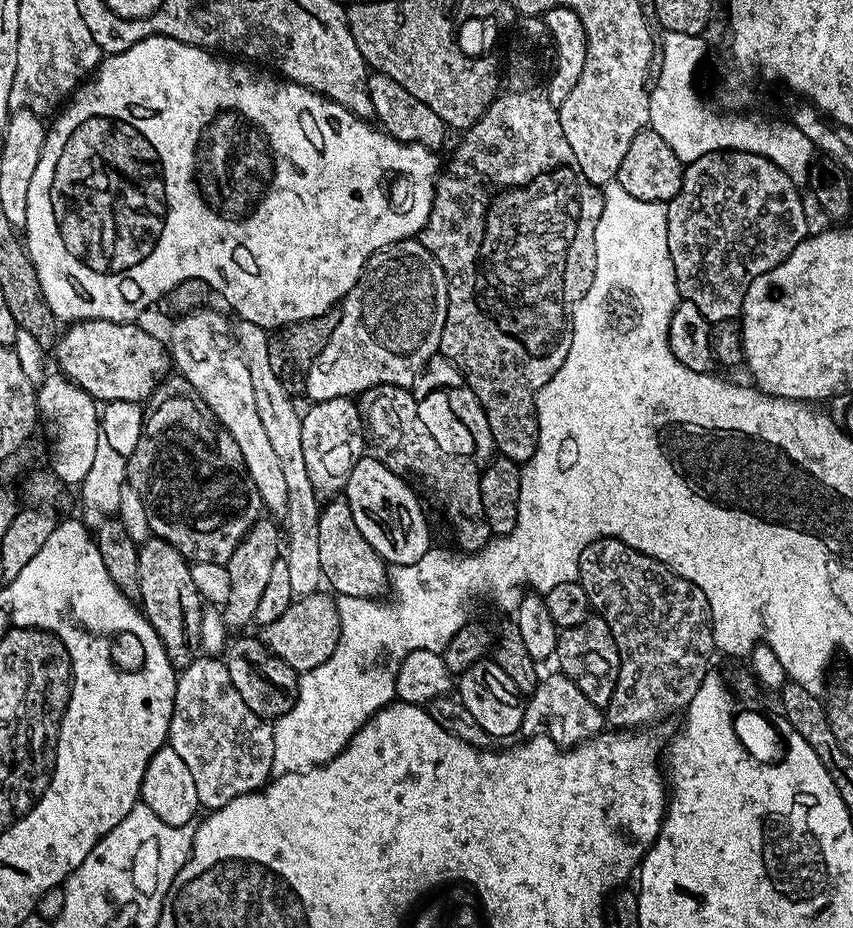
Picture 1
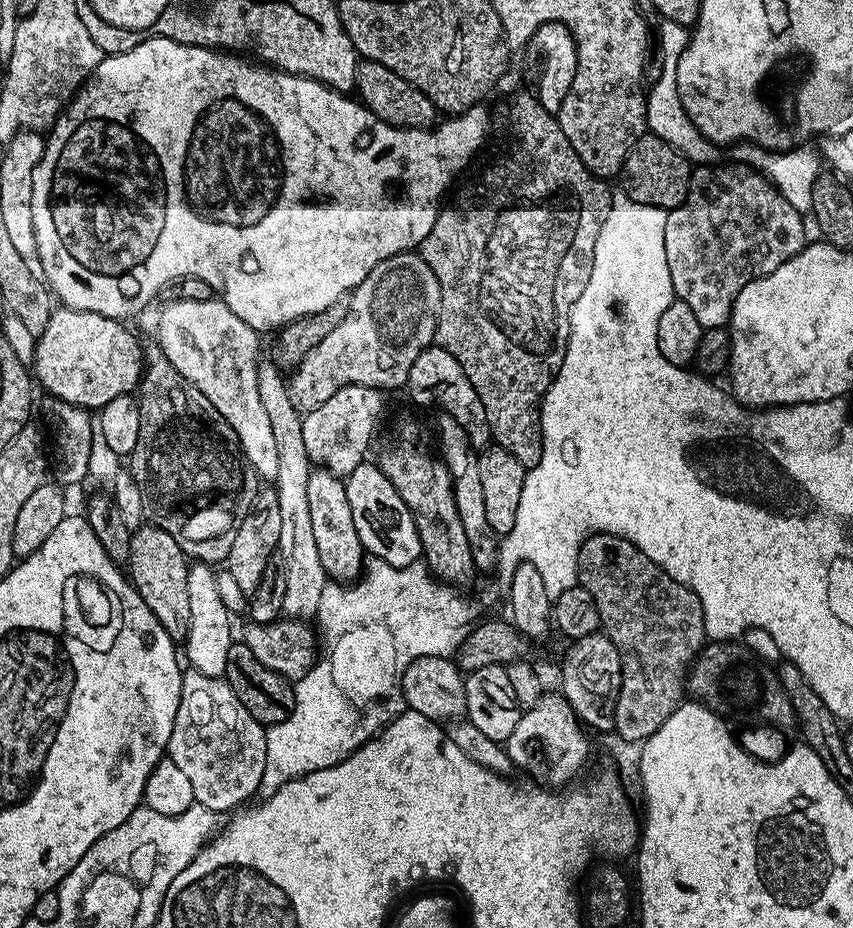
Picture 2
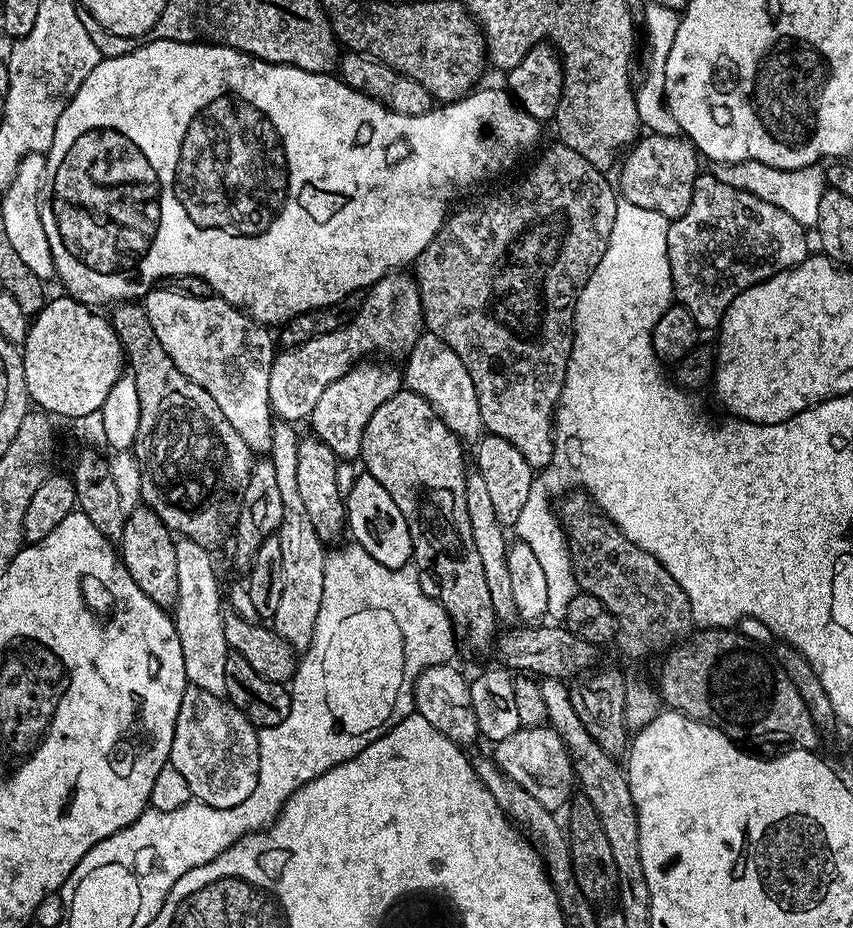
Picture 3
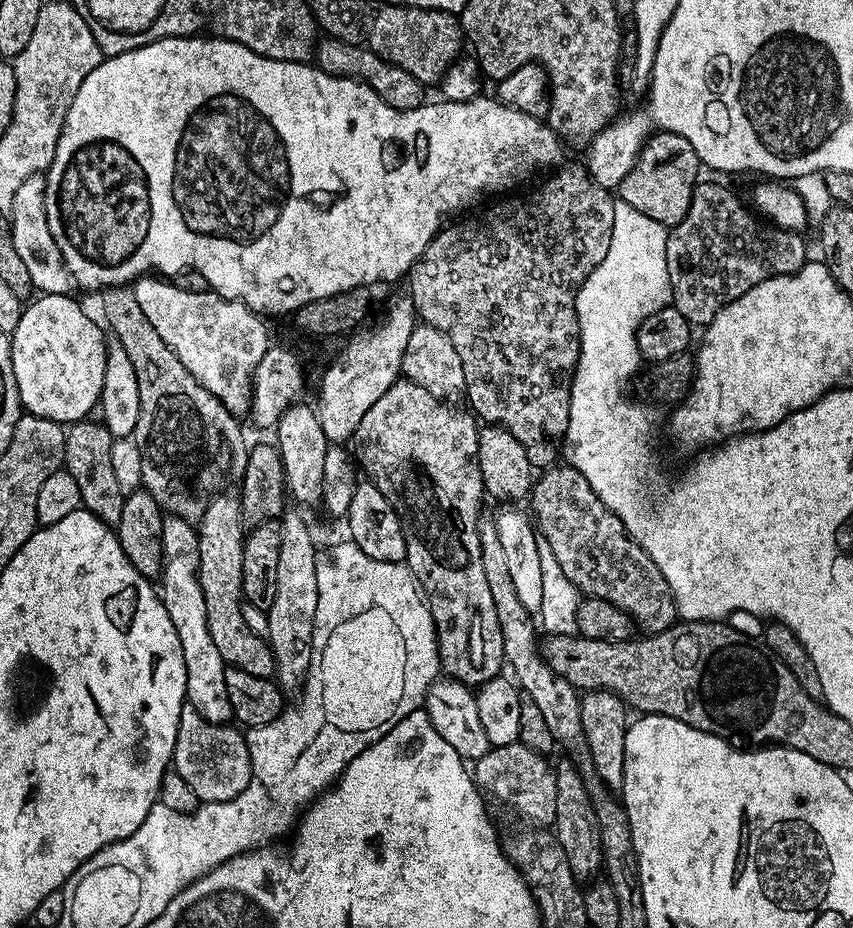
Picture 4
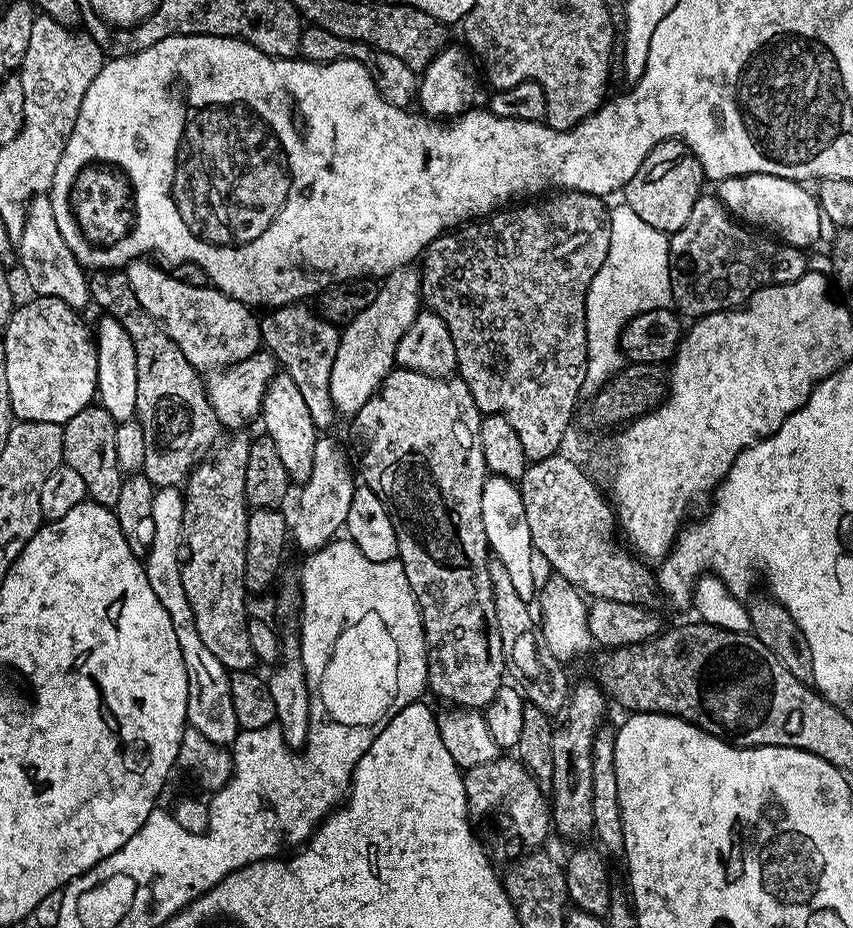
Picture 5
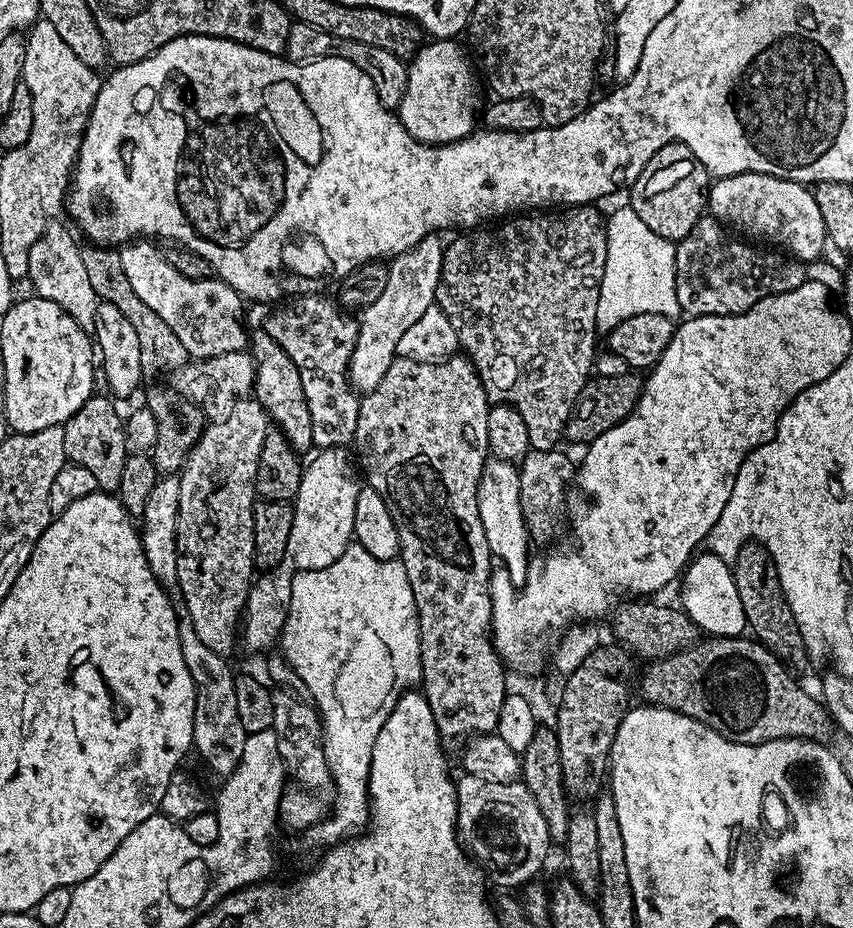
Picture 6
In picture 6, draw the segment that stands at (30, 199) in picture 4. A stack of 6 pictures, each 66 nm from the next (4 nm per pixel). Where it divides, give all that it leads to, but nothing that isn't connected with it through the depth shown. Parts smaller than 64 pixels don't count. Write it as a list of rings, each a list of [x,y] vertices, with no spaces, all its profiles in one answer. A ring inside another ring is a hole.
[[[60,222],[49,223],[40,240],[30,246],[27,279],[32,280],[31,291],[35,295],[50,302],[58,302],[58,306],[62,306],[62,310],[66,310],[66,314],[70,314],[70,318],[74,318],[74,322],[78,322],[84,332],[92,334],[98,301],[94,286],[90,286],[90,278],[82,266],[81,245],[76,244],[75,238],[62,225],[56,223]]]

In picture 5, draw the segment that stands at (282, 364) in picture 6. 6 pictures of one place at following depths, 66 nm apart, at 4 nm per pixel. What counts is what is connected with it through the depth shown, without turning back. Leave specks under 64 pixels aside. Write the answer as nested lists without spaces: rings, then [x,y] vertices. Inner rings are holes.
[[[277,374],[271,384],[268,385],[268,393],[264,395],[264,406],[262,409],[262,421],[264,420],[263,431],[274,442],[274,450],[278,450],[278,458],[282,458],[282,466],[286,466],[286,474],[289,481],[293,485],[303,486],[310,478],[311,471],[313,469],[314,448],[318,439],[318,429],[314,426],[314,418],[310,418],[310,409],[306,407],[306,401],[302,399],[302,394],[298,390],[298,386],[294,386],[294,378],[290,378],[287,374]]]

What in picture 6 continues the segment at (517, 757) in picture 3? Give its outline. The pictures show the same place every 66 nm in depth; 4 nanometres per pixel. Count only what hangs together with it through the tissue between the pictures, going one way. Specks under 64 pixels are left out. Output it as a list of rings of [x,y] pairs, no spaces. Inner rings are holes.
[[[467,774],[461,777],[455,781],[456,830],[465,852],[500,890],[519,889],[535,881],[554,841],[548,833],[546,818],[538,810],[538,802],[534,802],[534,794],[523,782],[494,782]]]

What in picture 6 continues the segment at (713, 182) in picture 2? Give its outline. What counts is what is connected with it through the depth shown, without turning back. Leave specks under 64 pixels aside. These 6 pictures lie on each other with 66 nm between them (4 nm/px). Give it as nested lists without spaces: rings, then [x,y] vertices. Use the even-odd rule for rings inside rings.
[[[705,214],[676,244],[676,293],[685,317],[737,316],[767,296],[798,290],[805,282],[801,261],[788,254],[759,252],[751,243],[737,238],[715,216]]]

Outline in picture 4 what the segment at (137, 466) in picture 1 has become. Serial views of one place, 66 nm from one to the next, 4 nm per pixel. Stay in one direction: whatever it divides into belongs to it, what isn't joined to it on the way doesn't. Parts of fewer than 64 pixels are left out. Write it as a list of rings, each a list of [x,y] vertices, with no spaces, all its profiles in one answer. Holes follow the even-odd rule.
[[[105,288],[99,293],[104,303],[103,323],[110,329],[111,335],[120,341],[122,350],[134,365],[134,374],[138,378],[138,426],[134,439],[140,446],[142,454],[143,491],[152,495],[165,513],[181,516],[189,522],[199,521],[200,516],[208,509],[208,501],[217,490],[224,490],[228,483],[244,479],[248,461],[249,441],[244,441],[244,432],[240,429],[237,417],[210,390],[206,390],[178,362],[178,354],[162,342],[158,330],[150,326],[150,318],[142,310],[138,298],[134,298],[132,288]]]

